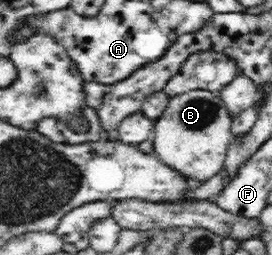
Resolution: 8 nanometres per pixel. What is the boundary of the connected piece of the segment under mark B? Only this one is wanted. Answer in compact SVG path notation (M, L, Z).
M192 90L169 99L167 108L154 122L153 153L186 178L203 183L224 166L228 148L234 141L231 133L233 117L219 93Z

